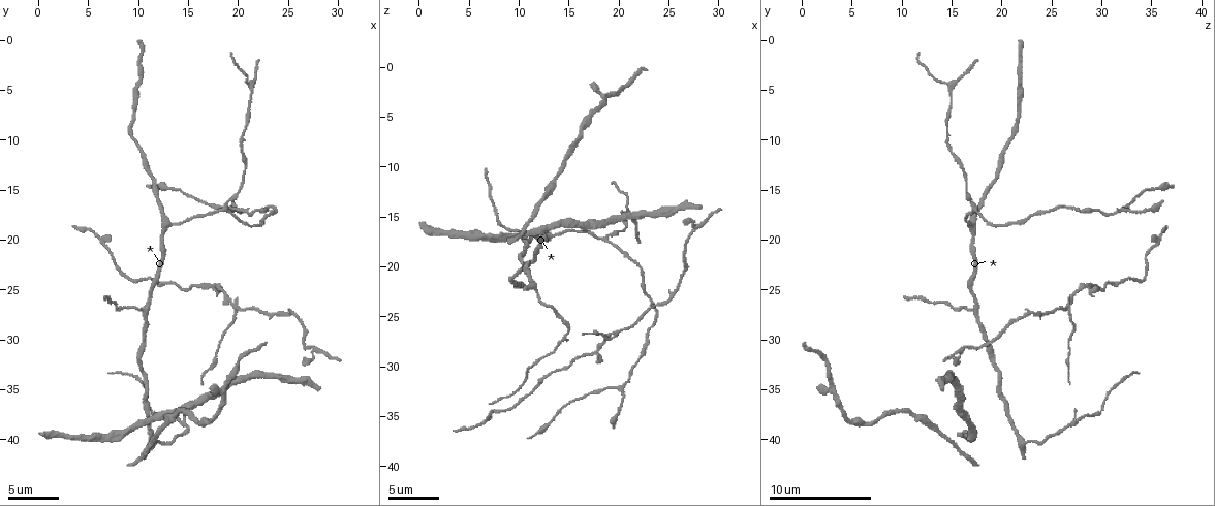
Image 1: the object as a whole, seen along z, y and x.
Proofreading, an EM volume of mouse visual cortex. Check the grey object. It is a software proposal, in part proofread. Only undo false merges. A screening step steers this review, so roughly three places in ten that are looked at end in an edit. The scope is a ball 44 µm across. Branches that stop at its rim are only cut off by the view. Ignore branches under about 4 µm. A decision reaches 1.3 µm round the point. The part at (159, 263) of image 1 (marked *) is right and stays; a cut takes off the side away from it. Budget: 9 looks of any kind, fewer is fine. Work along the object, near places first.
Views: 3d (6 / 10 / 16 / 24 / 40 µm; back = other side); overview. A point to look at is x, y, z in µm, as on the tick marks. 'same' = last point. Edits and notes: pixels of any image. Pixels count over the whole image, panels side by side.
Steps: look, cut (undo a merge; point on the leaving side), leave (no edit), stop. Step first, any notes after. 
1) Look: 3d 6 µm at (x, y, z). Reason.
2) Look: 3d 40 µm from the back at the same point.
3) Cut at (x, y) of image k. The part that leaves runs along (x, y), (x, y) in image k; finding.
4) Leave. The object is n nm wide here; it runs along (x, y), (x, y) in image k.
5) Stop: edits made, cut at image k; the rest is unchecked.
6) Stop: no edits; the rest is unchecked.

Look: 3d 16 µm at (13.4, 18.4, 17.0). Three arms meet.

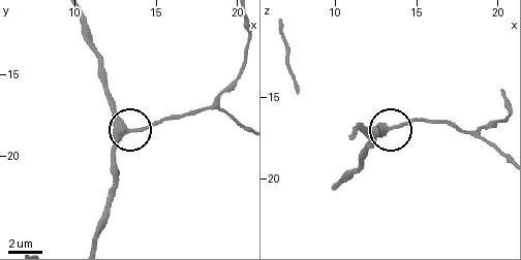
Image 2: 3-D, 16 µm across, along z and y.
Leave. One neuron here.

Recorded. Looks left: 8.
Look: 3d 10 µm at (18.8, 17.0, 17.2). Three-way junction.

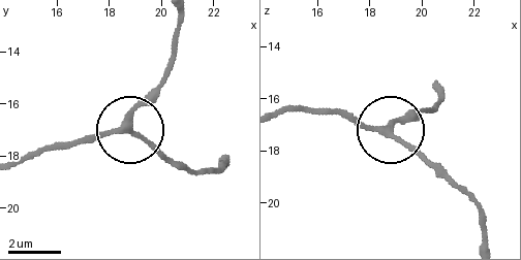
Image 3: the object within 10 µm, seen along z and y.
Look: 3d 6 µm at (18.6, 16.9, 17.4).

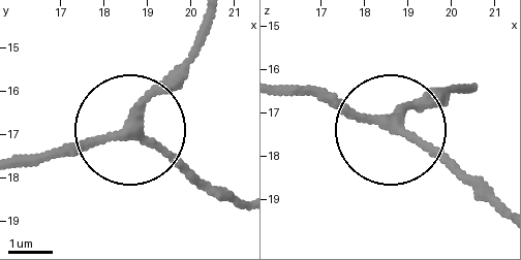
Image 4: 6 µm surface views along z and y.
Leave. The side arm is 20 µm long; one neuron here.

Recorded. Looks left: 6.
Look: 3d 10 µm at (10.6, 27.0, 17.4). Three-way junction.

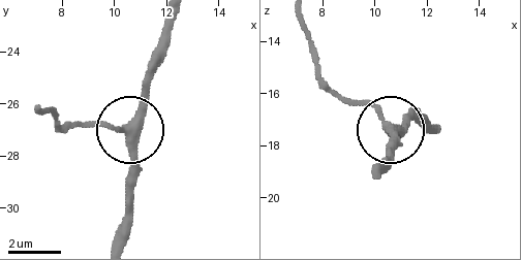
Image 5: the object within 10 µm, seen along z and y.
Look: 3d 10 µm from the back at (10.6, 27.2, 17.4).

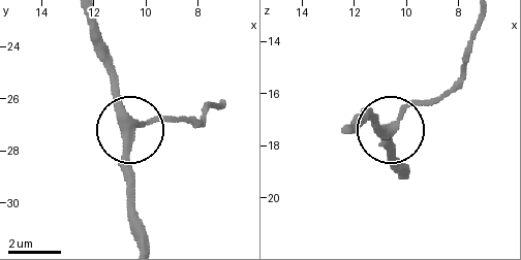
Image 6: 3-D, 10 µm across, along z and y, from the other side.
Leave. It runs along (89, 18), (122, 125), (201, 118) in image 6; all the same neuron.

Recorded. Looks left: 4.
Look: 3d 16 µm at (20.2, 26.8, 26.4). Three arms meet.

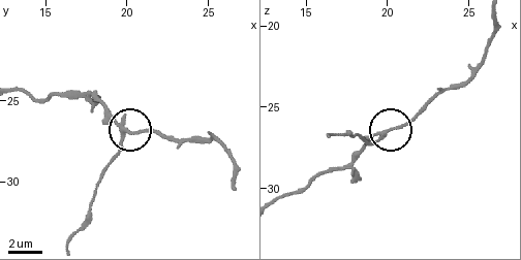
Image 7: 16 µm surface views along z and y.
Cut at (146, 132) of image 7. The part that leaves runs along (386, 131), (467, 77), (490, 39), (493, 19) in image 7; two neurons meet here.

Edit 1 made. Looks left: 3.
Stop: edits made, cut at image 7; the rest is unchecked.

